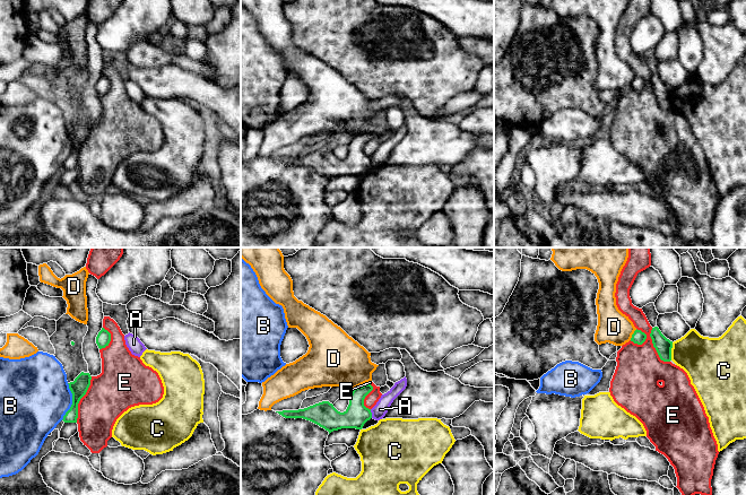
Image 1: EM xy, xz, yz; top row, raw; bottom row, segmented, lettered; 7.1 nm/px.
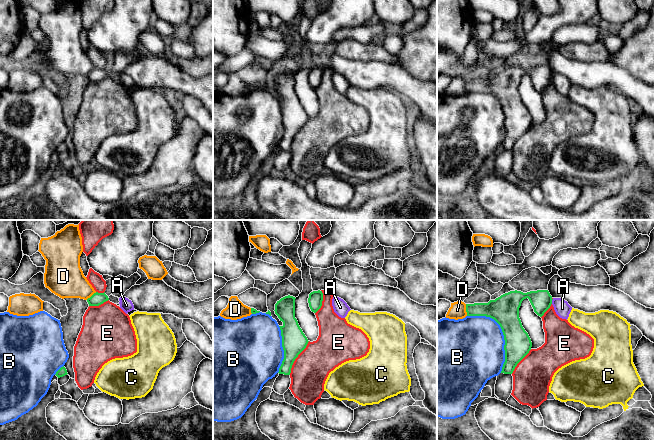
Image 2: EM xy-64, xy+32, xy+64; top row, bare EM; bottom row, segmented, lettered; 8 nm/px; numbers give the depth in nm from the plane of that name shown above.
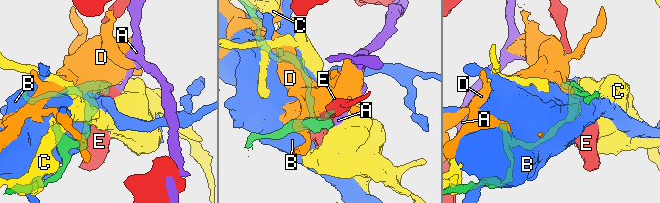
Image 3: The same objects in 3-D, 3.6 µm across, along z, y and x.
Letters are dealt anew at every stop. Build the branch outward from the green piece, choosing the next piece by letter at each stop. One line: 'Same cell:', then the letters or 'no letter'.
Same cell: no letter

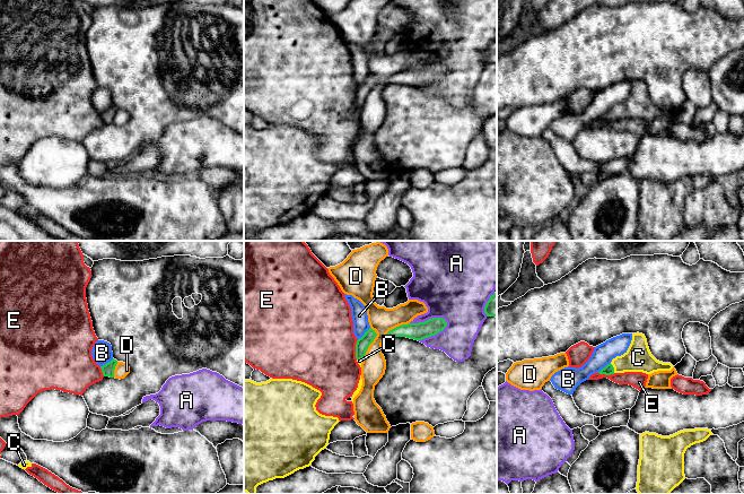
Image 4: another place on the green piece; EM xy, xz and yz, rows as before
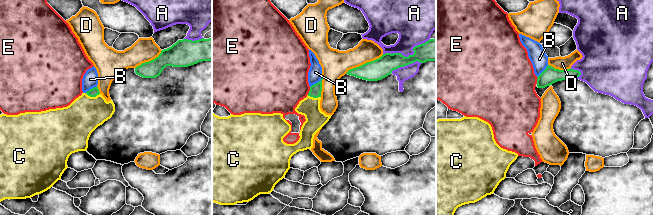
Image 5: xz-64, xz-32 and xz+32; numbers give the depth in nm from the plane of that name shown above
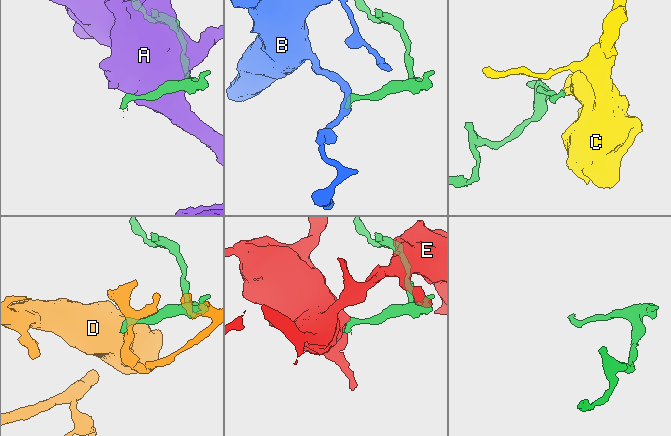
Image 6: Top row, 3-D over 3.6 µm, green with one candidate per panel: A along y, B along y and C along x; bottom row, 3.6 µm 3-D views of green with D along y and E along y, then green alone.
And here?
Same cell: C

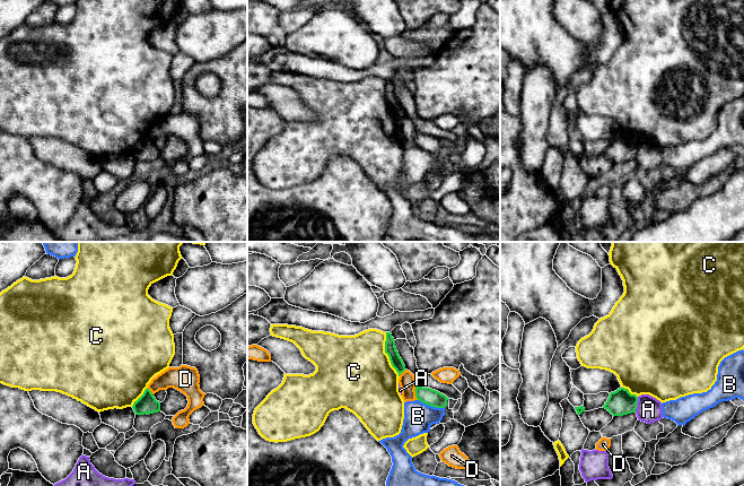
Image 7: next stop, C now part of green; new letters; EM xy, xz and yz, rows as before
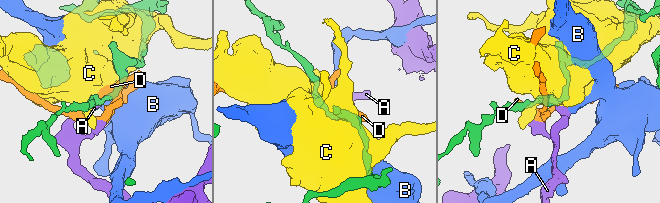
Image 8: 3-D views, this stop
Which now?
Same cell: no letter

